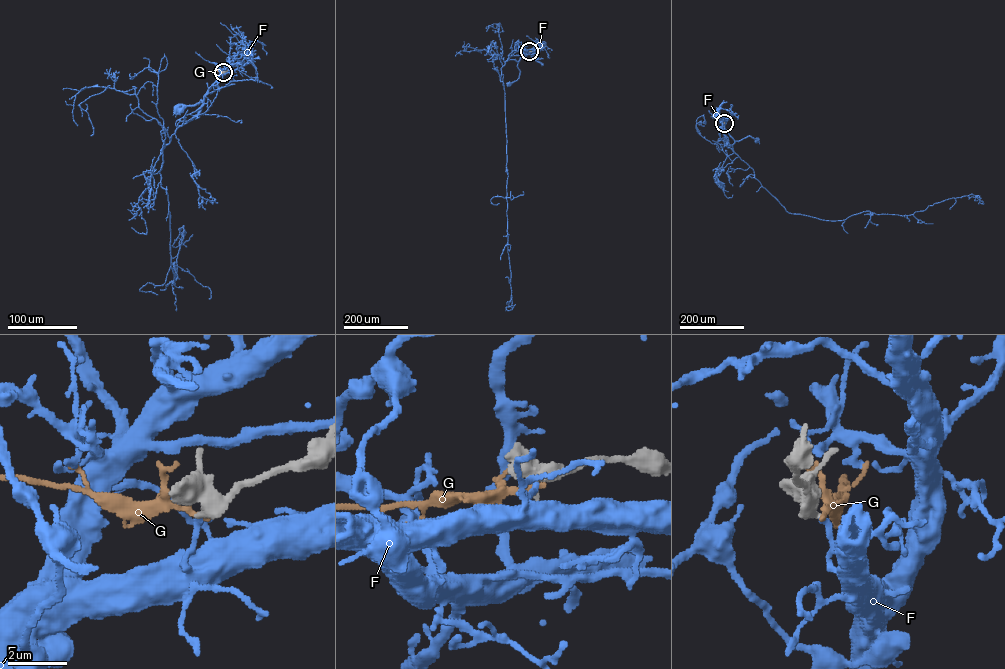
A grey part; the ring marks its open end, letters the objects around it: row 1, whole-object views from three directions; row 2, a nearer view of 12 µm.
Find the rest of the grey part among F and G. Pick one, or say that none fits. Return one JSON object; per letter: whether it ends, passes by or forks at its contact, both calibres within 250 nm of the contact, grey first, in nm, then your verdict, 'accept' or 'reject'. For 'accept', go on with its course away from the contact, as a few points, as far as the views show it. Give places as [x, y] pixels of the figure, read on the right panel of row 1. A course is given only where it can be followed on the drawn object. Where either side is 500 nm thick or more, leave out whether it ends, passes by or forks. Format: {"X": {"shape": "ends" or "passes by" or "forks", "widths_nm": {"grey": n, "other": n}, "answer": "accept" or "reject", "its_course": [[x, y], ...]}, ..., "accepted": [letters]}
{"F": {"shape": "ends", "widths_nm": {"grey": 440, "other": 190}, "answer": "reject"}, "G": {"shape": "ends", "widths_nm": {"grey": 440, "other": 190}, "answer": "reject"}, "accepted": []}

